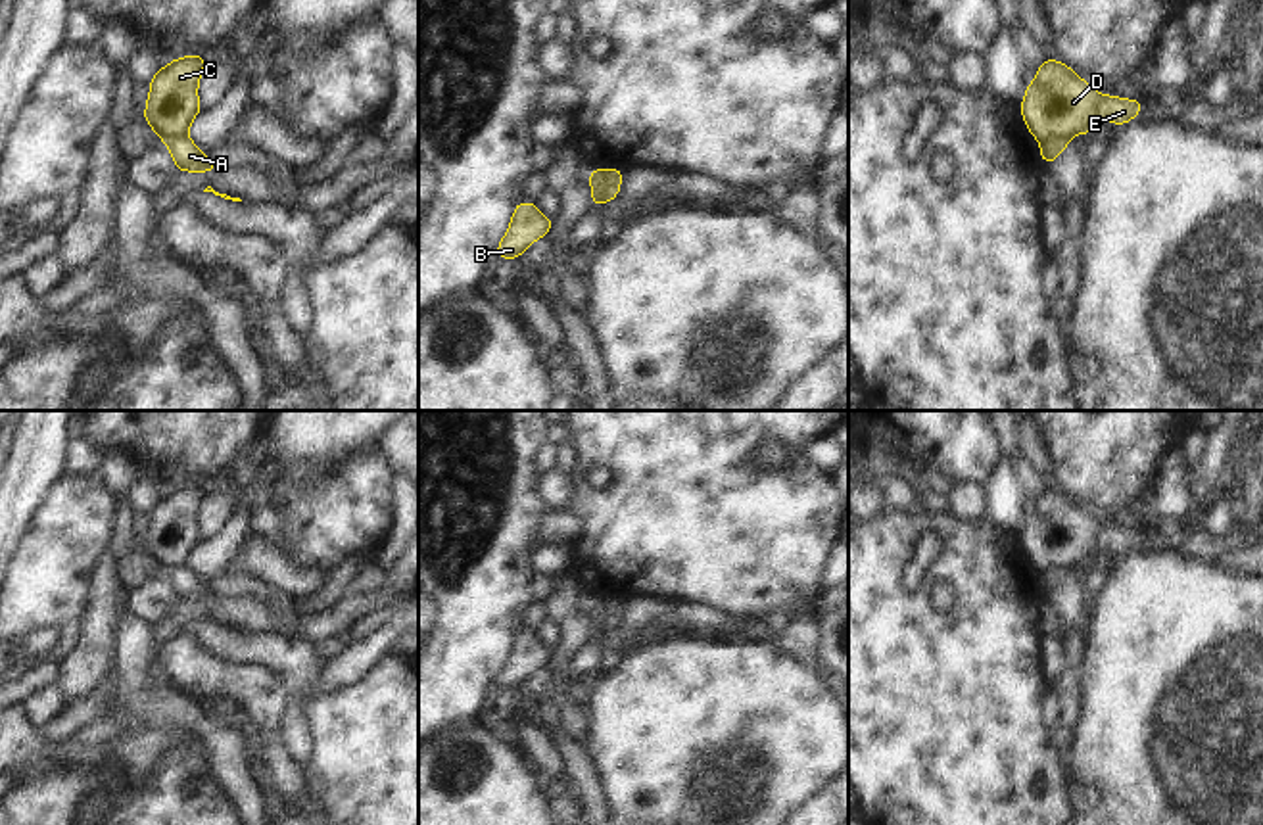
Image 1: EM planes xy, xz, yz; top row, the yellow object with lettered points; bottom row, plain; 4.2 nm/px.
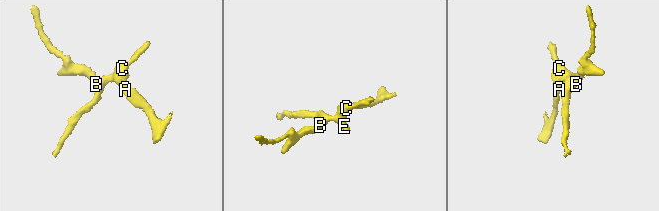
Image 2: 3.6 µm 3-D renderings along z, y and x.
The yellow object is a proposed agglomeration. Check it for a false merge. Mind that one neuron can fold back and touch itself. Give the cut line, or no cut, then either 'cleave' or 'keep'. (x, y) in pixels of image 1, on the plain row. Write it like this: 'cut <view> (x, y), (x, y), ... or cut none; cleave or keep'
cut xz (620, 601), (603, 616), (603, 630); cleave

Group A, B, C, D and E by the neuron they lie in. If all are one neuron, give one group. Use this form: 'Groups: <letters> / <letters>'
Groups: A / B C D E.

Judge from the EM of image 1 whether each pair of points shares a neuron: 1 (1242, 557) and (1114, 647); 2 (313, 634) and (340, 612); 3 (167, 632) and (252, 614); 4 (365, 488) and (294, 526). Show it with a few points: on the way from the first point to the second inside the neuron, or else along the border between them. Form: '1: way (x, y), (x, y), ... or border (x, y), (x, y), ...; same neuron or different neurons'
1: border (1217, 559), (1242, 572); different neurons
2: way (319, 628), (334, 618); same neuron
3: way (187, 611), (231, 611); same neuron
4: way (348, 505), (336, 517), (311, 526); same neuron

